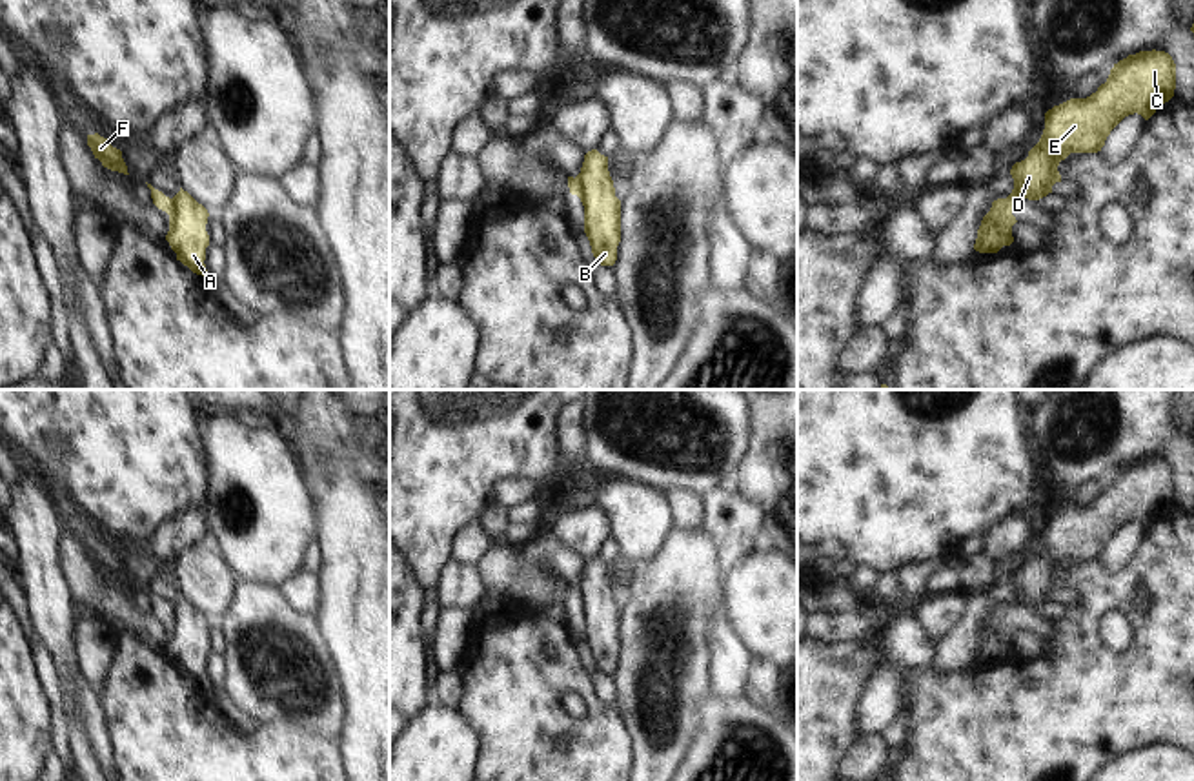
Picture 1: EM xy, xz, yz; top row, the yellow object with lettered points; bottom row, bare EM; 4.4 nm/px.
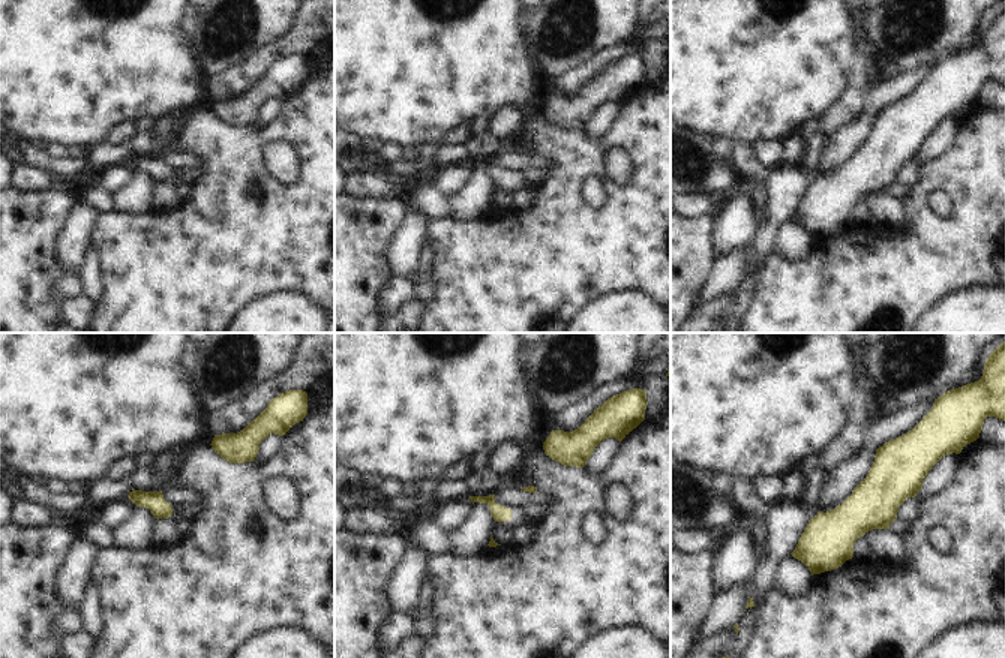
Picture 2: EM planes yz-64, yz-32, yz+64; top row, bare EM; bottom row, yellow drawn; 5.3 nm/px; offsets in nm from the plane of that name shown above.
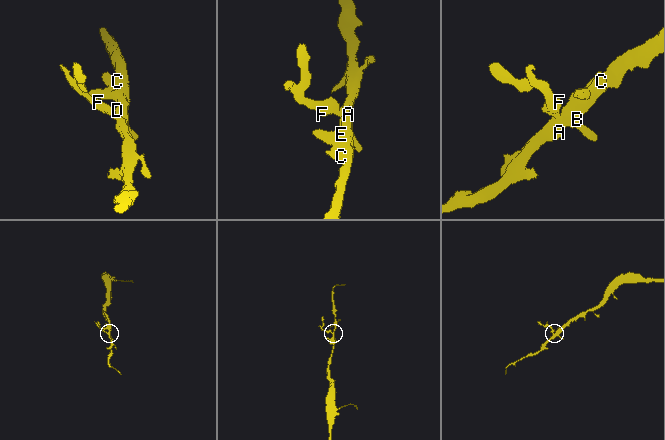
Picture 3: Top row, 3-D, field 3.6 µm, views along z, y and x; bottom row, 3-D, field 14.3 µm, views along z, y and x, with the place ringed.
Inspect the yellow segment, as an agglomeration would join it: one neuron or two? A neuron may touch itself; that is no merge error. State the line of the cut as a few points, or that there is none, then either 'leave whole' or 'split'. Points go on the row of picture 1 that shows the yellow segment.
cut xy (172, 199), (168, 213); split

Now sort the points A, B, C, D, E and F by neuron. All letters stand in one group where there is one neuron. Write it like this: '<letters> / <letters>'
A B C D E / F

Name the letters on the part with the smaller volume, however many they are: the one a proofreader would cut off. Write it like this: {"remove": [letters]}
{"remove": ["F"]}

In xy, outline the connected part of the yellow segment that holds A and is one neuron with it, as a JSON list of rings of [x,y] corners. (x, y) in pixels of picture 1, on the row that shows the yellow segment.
[[[180,191],[171,198],[169,231],[166,240],[177,253],[177,260],[187,266],[193,273],[207,277],[206,248],[209,235],[206,231],[207,209],[198,204],[187,191]]]

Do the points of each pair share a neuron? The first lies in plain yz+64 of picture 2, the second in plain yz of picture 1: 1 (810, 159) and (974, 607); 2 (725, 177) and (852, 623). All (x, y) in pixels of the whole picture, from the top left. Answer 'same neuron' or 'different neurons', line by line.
1: different neurons
2: different neurons

